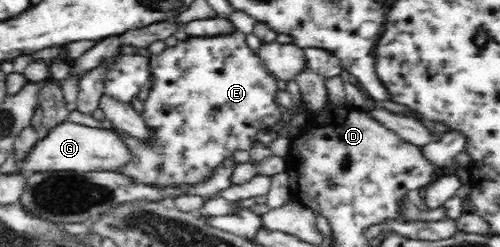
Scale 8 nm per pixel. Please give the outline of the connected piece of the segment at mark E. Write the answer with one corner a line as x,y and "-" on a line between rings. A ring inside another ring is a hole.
233,26
233,30
228,33
219,33
212,35
189,35
185,40
179,40
175,46
166,46
159,54
149,54
148,67
151,73
151,88
149,89
149,96
143,100
143,112
141,117
144,120
144,124
148,129
148,136
150,139
141,141
139,137
125,131
123,129
114,128
115,134
124,146
126,146
126,152
130,154
130,159
119,167
117,173
119,175
127,176
127,179
131,179
133,182
139,183
139,185
147,185
147,187
153,187
153,189
163,189
163,191
169,191
170,189
179,189
180,187
187,187
191,189
193,186
199,183
205,183
209,181
219,169
219,166
223,165
223,162
232,160
235,156
235,152
241,152
241,150
249,150
253,144
257,141
259,132
270,131
277,122
283,120
283,110
276,101
277,92
282,88
281,80
277,79
271,71
267,71
268,68
265,66
265,61
253,48
249,48
249,44
245,41
247,34

